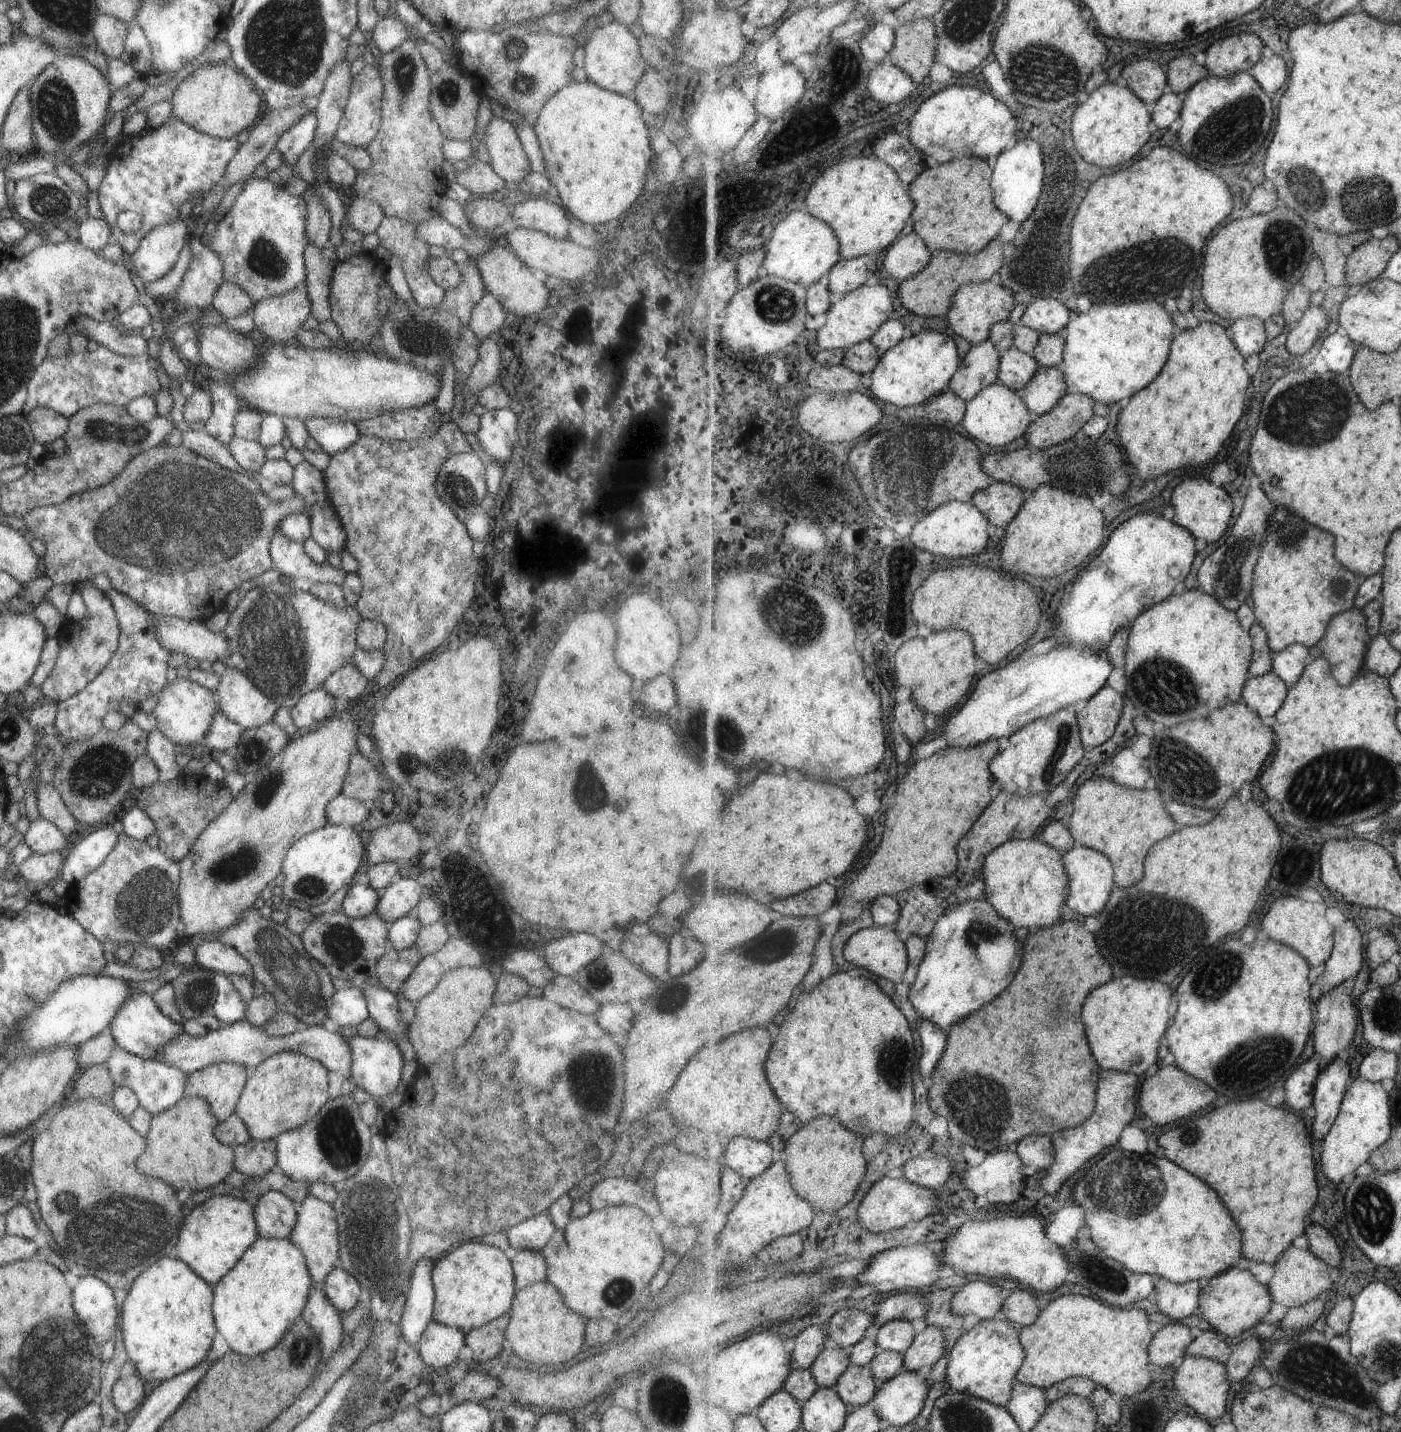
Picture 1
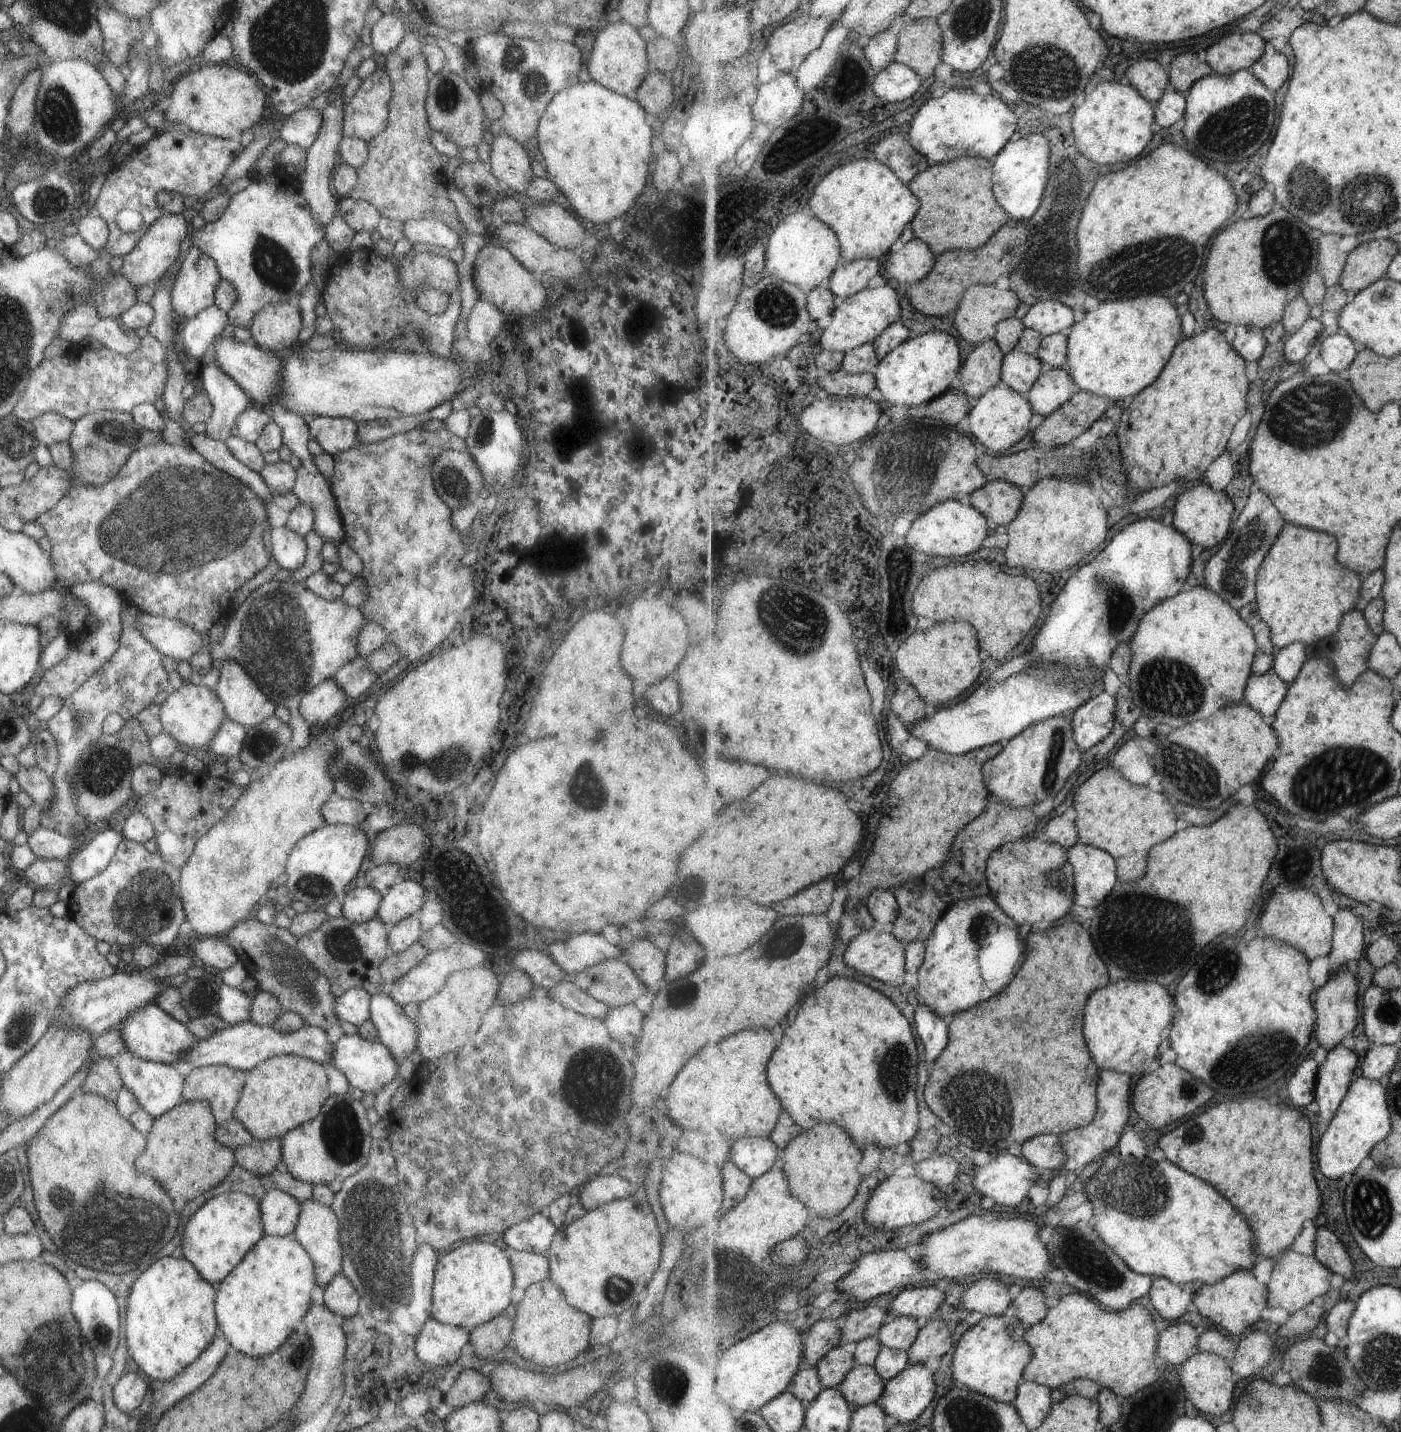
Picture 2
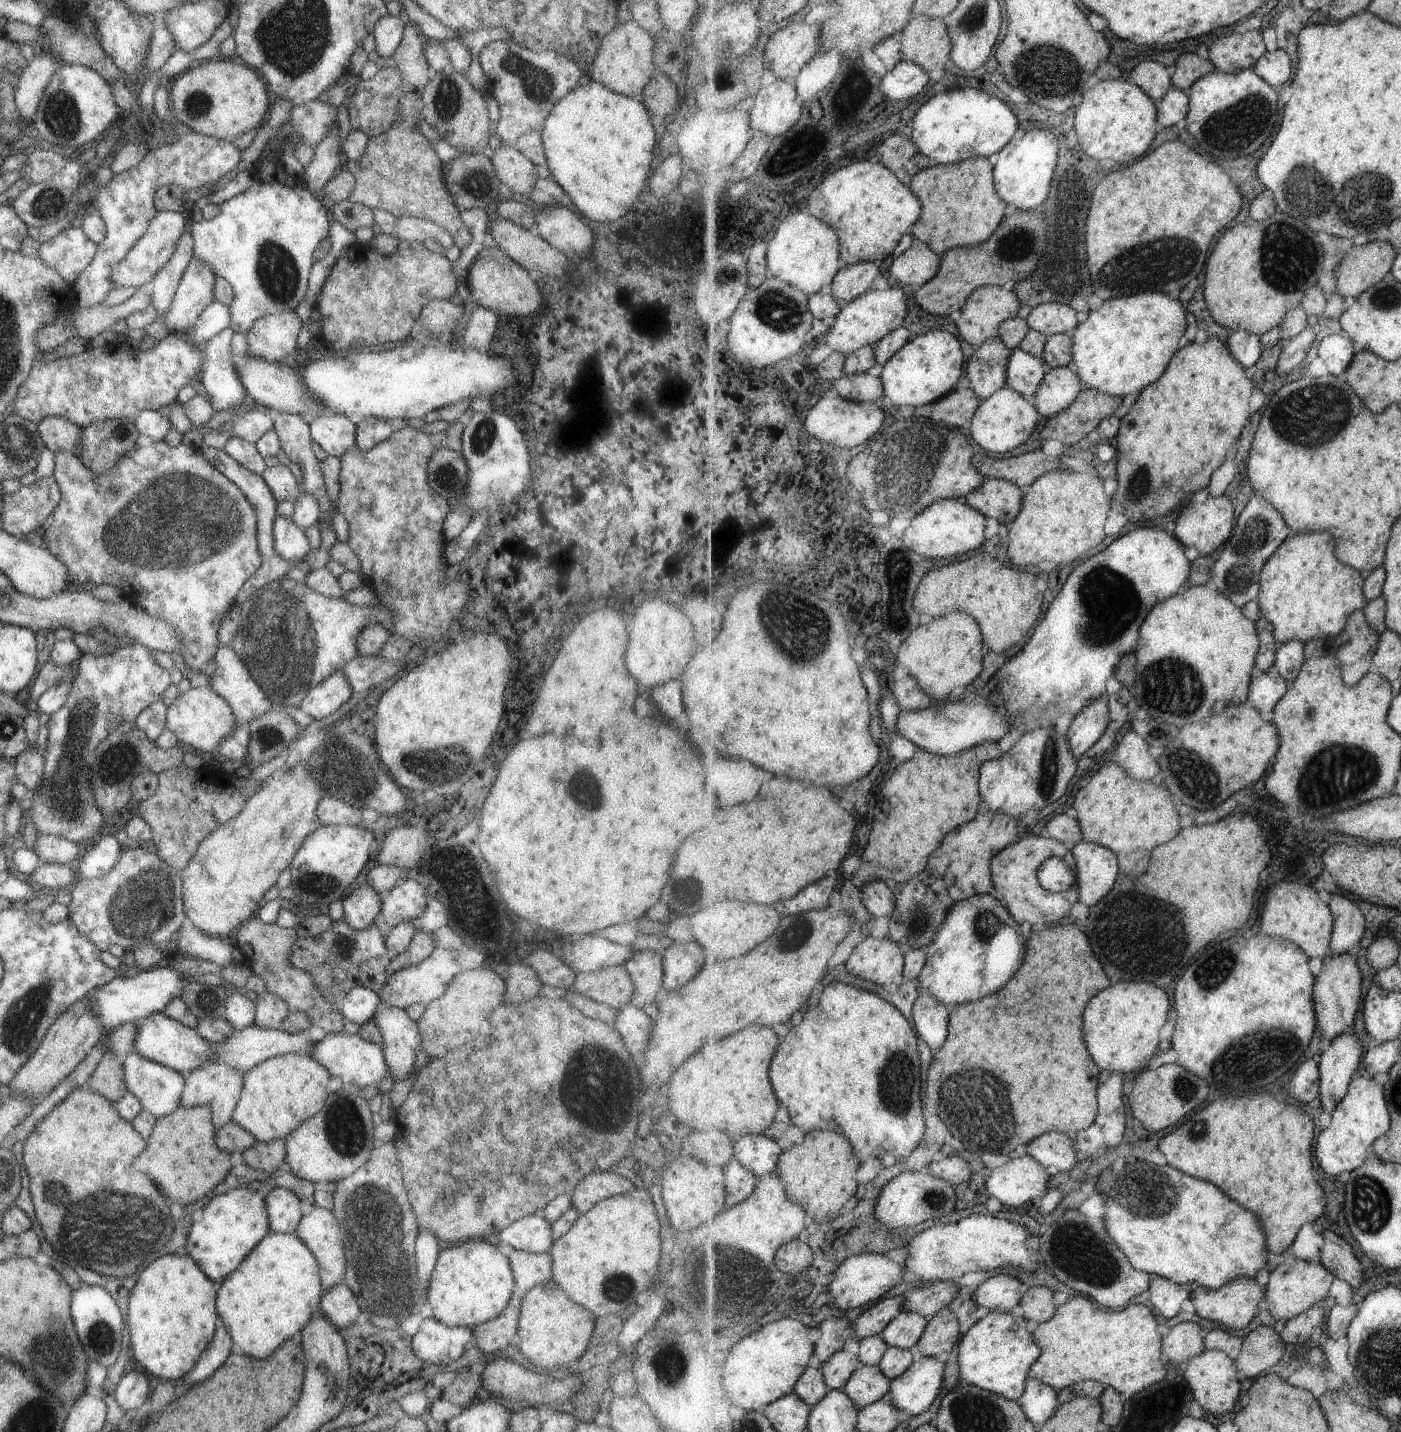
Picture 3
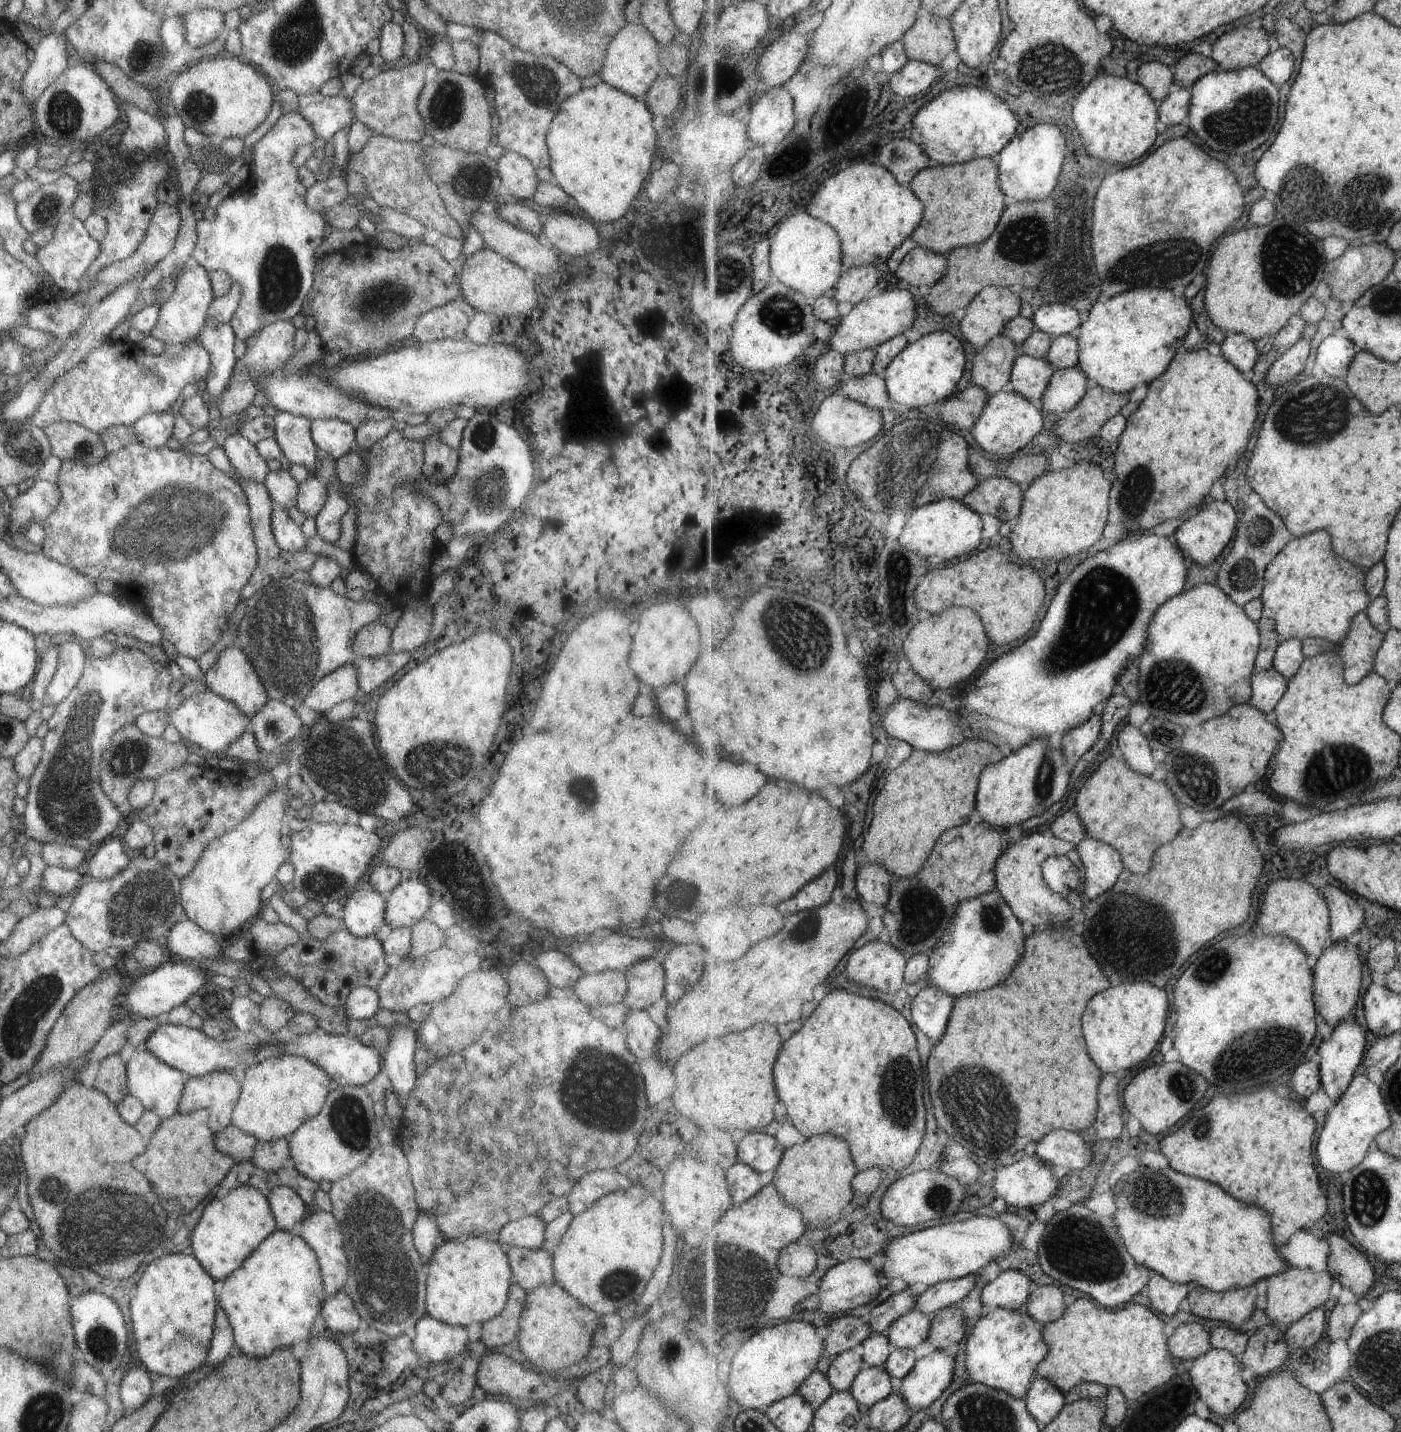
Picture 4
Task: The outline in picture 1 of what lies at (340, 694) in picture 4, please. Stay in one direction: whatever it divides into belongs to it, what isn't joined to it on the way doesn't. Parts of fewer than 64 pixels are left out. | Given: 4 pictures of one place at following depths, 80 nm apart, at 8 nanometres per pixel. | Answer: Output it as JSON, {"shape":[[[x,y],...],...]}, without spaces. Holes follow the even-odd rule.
{"shape":[[[323,687],[302,694],[296,704],[289,709],[292,720],[291,730],[302,733],[314,728],[329,717],[339,704],[340,701],[326,693]]]}

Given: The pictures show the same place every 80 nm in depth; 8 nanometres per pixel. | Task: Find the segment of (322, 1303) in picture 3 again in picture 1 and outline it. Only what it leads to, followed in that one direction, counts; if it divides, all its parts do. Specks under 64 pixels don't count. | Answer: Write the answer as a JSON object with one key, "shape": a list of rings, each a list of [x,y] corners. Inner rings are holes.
{"shape":[[[342,1268],[328,1272],[323,1284],[327,1300],[339,1311],[351,1310],[359,1301],[360,1284]]]}

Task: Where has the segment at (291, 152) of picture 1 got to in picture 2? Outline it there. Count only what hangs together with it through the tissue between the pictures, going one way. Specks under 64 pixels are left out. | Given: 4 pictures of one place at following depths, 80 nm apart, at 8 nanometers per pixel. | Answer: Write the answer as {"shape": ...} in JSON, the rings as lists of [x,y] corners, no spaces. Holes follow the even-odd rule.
{"shape":[[[304,106],[282,120],[278,136],[285,144],[297,144],[307,148],[319,132],[322,123],[322,114],[313,107]]]}

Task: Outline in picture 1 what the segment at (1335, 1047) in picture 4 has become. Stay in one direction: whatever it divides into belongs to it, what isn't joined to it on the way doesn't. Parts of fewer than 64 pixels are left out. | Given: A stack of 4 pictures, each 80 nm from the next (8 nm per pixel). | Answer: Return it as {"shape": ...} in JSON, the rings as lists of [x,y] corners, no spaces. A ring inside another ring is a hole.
{"shape":[[[1345,1055],[1330,1062],[1320,1072],[1313,1104],[1316,1115],[1311,1120],[1311,1127],[1313,1136],[1321,1143],[1339,1116],[1349,1084],[1351,1066],[1345,1060]]]}

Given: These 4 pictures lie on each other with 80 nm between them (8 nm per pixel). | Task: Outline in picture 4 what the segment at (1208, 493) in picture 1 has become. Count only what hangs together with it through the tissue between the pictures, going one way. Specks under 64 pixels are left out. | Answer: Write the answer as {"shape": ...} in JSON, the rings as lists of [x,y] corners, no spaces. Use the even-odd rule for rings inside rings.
{"shape":[[[1213,502],[1211,506],[1204,504],[1195,516],[1188,518],[1174,533],[1173,538],[1182,551],[1190,556],[1193,562],[1200,566],[1211,566],[1215,560],[1229,548],[1237,534],[1238,522],[1237,510],[1229,503]]]}

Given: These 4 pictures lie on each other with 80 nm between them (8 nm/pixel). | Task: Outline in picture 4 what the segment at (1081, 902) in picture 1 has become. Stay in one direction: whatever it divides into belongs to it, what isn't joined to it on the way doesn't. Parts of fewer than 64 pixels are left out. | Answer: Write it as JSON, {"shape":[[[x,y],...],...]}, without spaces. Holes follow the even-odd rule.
{"shape":[[[1091,837],[1077,848],[1085,866],[1085,895],[1091,900],[1110,891],[1126,869],[1120,852],[1112,844]]]}

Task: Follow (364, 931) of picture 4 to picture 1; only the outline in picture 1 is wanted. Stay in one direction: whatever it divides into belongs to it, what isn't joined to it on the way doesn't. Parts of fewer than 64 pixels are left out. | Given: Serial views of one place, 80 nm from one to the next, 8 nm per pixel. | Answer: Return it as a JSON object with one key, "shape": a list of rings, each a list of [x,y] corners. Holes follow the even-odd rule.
{"shape":[[[350,883],[341,904],[341,911],[345,916],[358,919],[373,913],[379,900],[380,892],[372,889],[368,884]]]}

